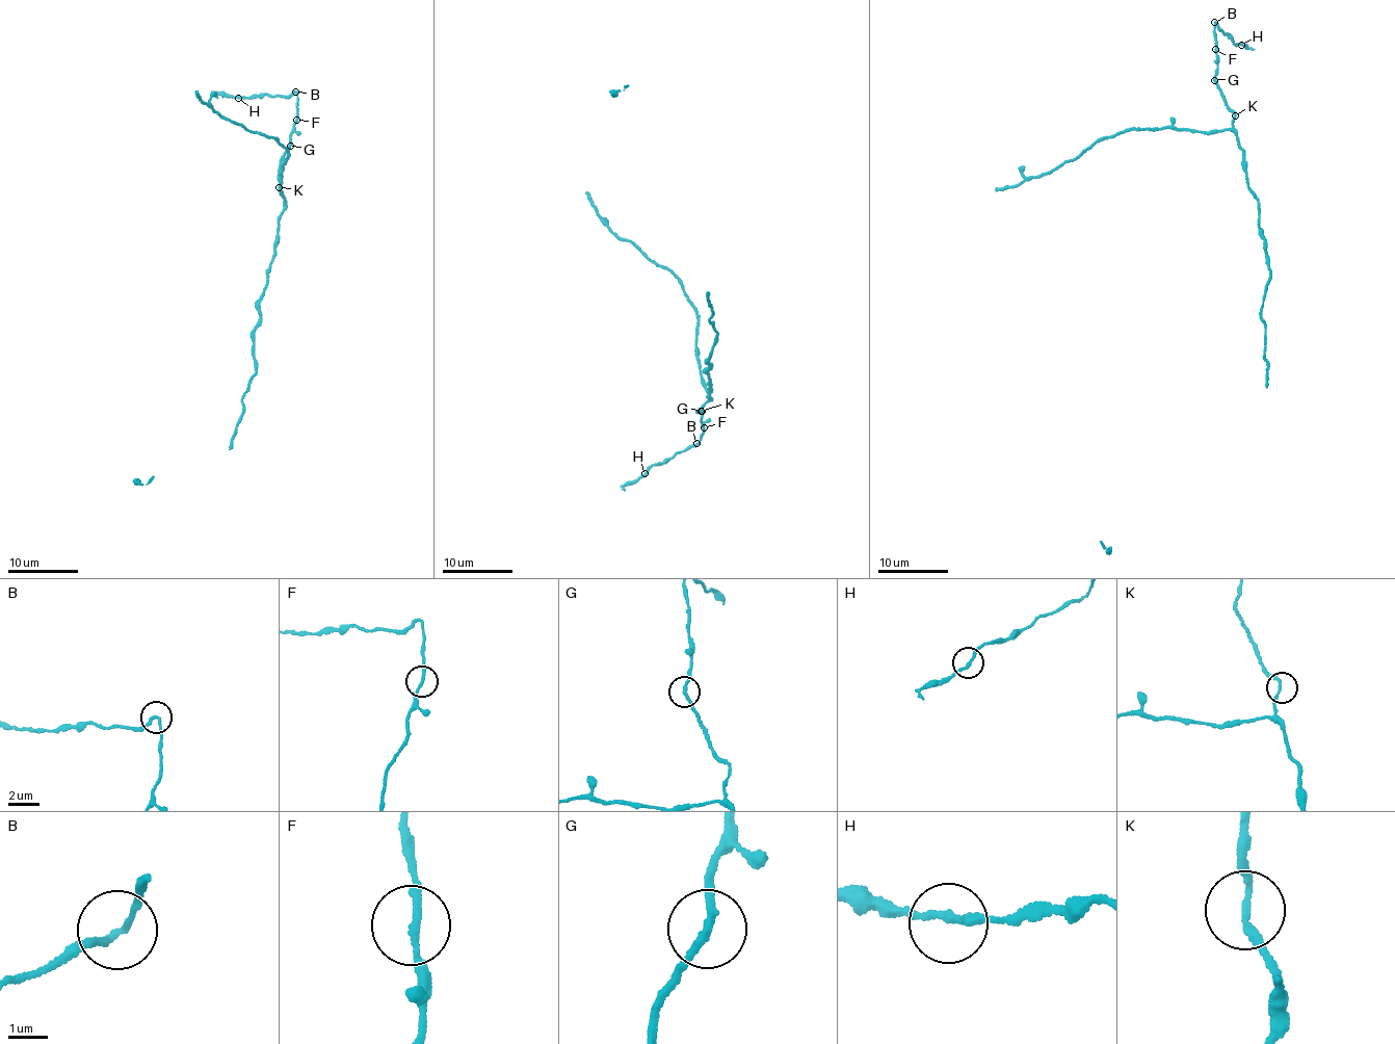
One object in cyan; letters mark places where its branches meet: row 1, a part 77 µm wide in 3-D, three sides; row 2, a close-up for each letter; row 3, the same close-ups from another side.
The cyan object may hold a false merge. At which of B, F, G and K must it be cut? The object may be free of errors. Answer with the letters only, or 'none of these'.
B

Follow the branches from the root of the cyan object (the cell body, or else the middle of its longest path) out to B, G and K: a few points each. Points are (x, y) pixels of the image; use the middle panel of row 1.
B: (710, 367), (706, 372), (711, 385), (707, 397), (710, 399), (695, 412), (702, 412), (704, 427), (696, 444)
G: (710, 367), (706, 372), (711, 385), (707, 397), (710, 399), (701, 412), (695, 412), (702, 411)
K: (710, 367), (706, 372), (711, 385), (707, 397), (710, 399), (701, 411)

